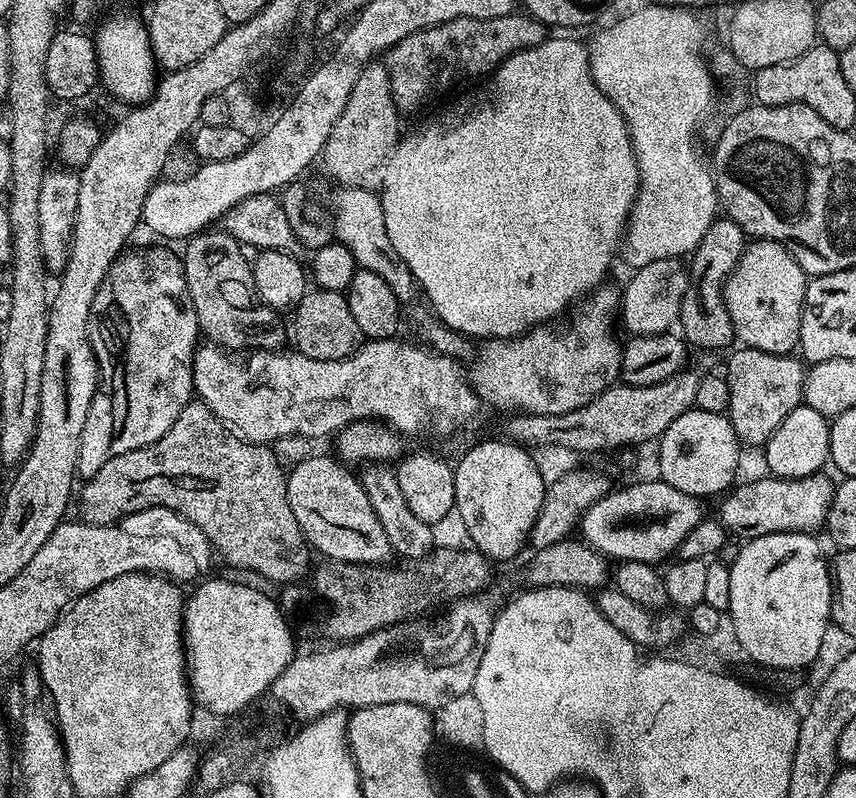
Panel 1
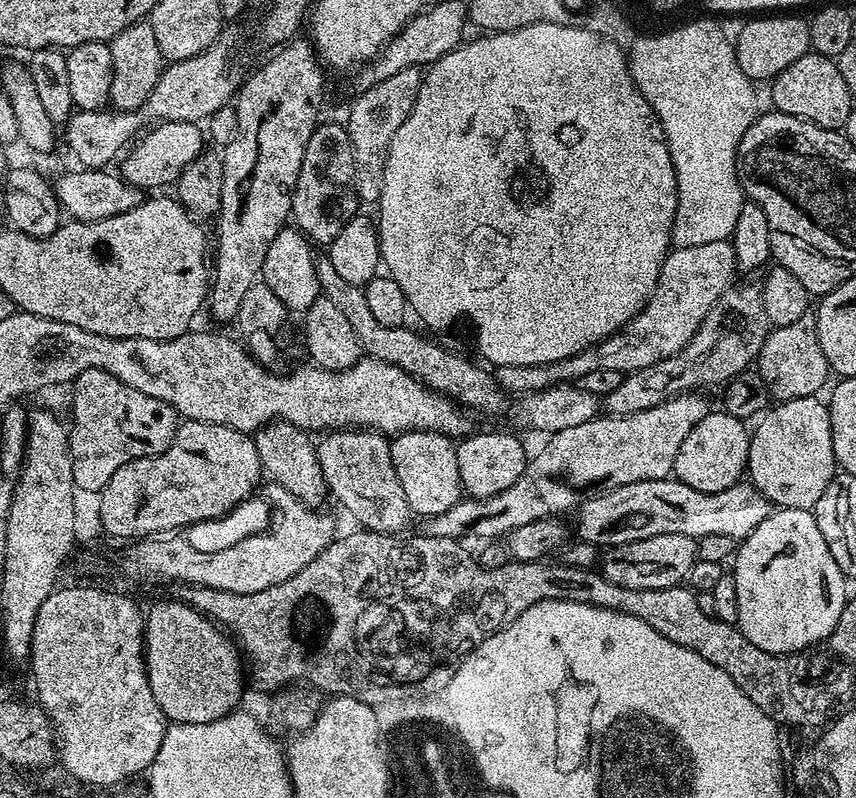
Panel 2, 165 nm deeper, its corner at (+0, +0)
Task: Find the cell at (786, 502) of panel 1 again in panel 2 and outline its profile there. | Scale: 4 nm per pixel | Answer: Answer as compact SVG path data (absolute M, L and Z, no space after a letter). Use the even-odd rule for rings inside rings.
M675 478L647 480L610 488L581 500L574 512L574 532L579 539L597 546L654 538L654 534L686 534L697 538L725 536L739 542L762 526L773 510L774 505L750 482L738 482L717 492L703 492Z

